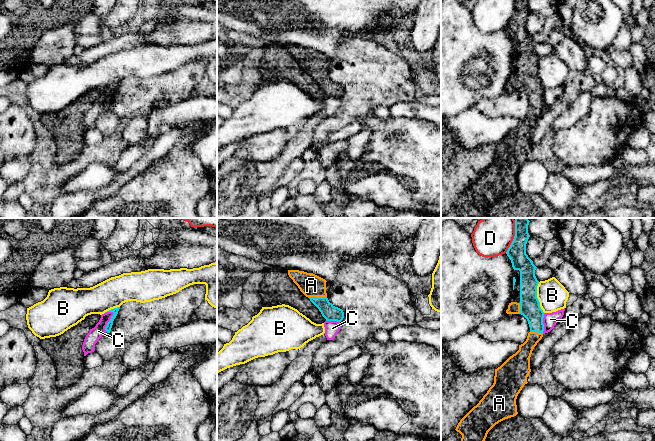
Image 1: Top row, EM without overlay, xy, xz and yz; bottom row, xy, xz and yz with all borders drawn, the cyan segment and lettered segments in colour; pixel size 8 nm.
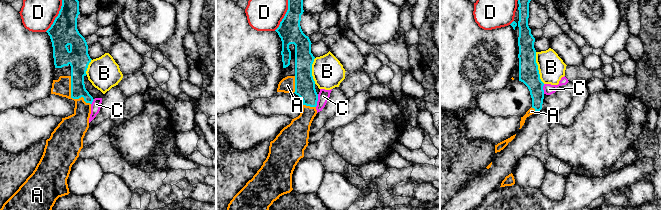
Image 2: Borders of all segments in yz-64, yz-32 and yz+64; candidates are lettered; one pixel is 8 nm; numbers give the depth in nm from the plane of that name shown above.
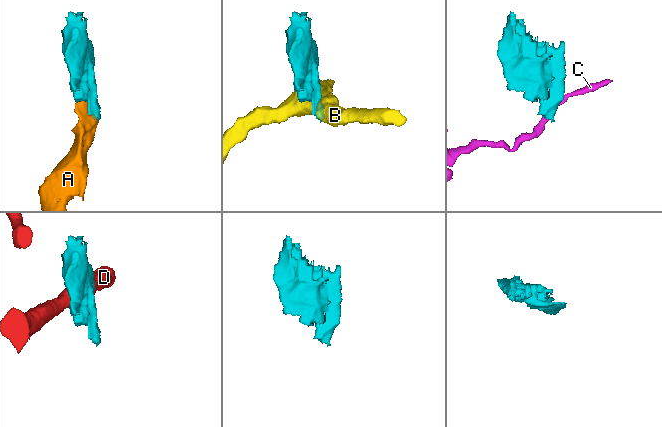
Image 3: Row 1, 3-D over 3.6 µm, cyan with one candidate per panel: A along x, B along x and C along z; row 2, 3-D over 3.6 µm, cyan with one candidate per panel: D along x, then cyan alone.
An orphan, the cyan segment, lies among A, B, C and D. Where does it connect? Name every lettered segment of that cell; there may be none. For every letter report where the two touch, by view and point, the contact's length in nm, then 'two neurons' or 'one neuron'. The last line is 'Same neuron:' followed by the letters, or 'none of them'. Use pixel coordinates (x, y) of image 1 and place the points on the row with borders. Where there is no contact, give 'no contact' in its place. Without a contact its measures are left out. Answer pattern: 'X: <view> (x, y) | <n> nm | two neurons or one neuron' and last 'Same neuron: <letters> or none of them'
A: xz (317, 297) | 140 nm | one neuron
B: yz (536, 297) | 260 nm | two neurons
C: xy (109, 321) | 180 nm | two neurons
D: yz (514, 236) | 280 nm | two neurons
Same neuron: A

